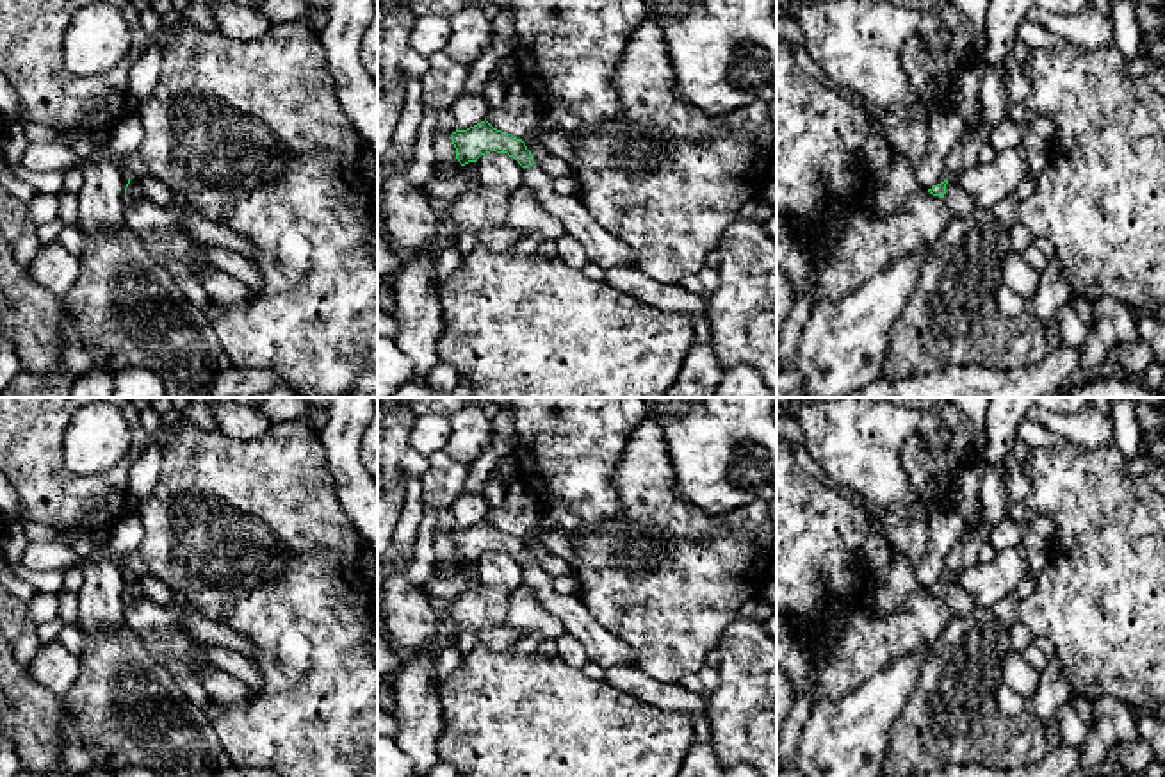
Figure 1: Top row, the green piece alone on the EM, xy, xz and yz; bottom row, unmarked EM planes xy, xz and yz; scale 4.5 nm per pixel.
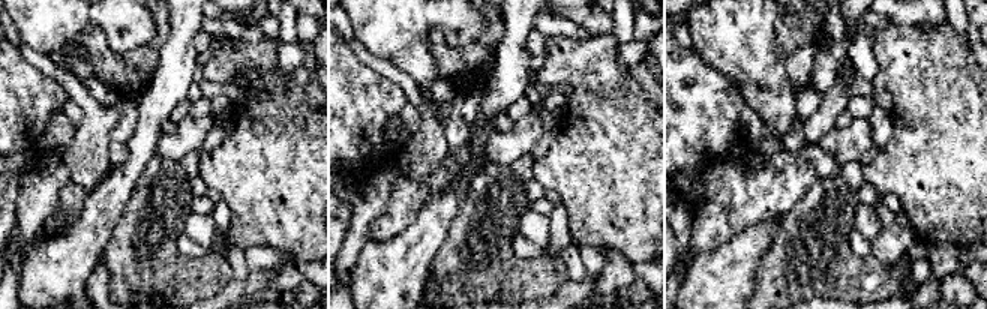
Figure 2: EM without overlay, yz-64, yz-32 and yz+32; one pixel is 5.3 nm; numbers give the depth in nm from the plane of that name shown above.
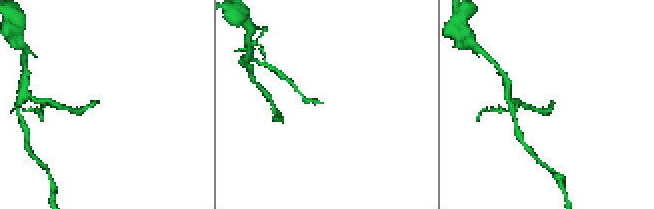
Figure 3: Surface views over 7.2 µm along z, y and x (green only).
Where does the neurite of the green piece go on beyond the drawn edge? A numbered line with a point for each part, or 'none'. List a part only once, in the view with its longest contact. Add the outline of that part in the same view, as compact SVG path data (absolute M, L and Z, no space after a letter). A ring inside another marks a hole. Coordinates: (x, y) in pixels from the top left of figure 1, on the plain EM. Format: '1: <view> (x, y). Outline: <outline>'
1: yz (957, 597). Outline: M957 579L946 583L944 601L955 615L969 613L978 606L976 599L969 595Z

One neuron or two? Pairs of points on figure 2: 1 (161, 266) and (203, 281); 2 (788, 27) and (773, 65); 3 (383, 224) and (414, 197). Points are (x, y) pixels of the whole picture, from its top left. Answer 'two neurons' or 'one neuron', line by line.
1: one neuron
2: two neurons
3: one neuron

